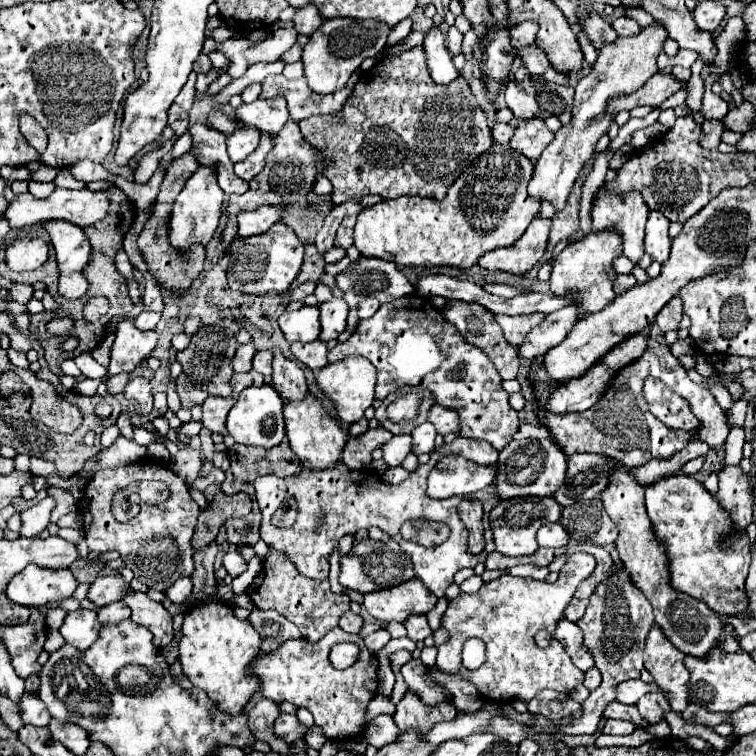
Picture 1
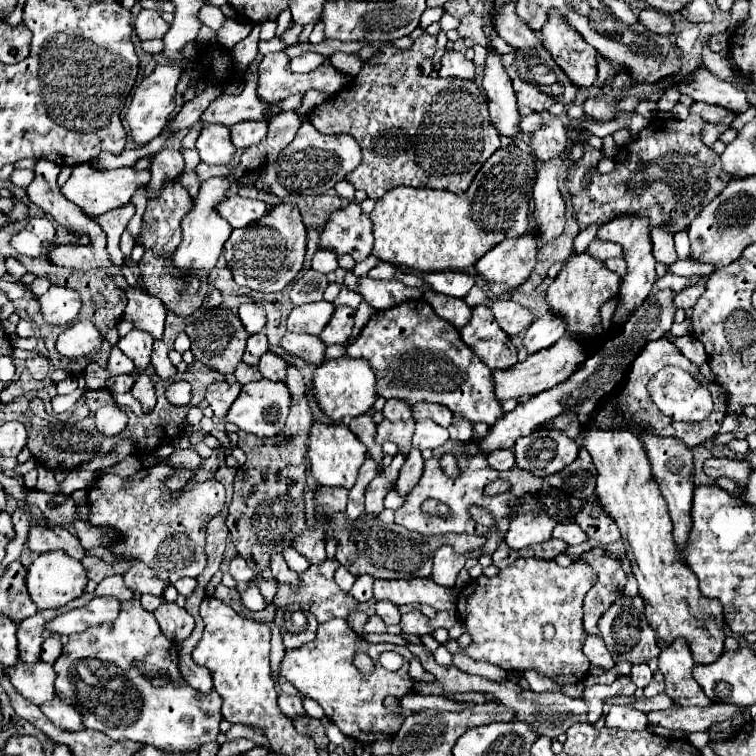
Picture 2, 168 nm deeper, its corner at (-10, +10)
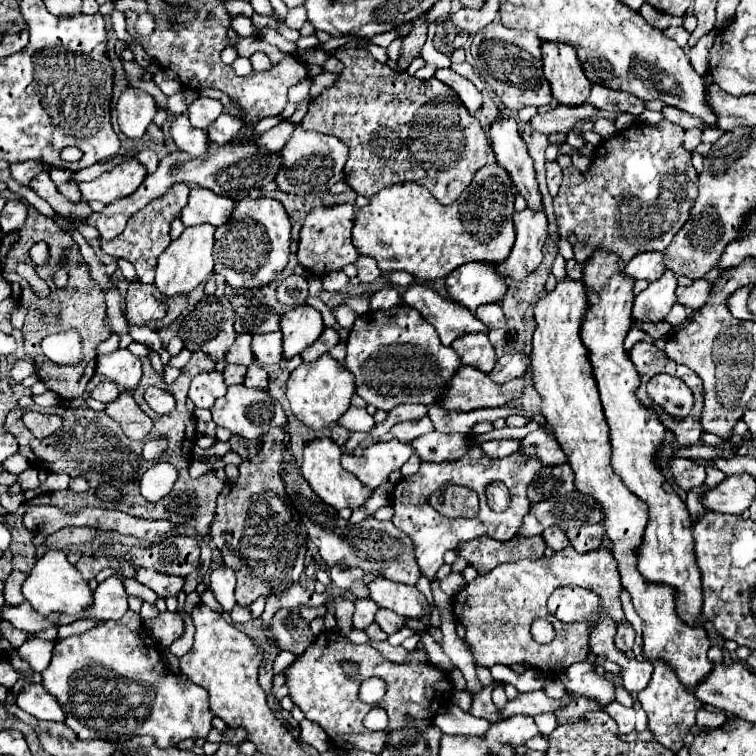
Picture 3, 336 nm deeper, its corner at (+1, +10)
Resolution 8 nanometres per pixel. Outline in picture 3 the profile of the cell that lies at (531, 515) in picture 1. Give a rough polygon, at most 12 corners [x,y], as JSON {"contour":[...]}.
{"contour":[[578,491],[536,503],[522,537],[602,523],[604,511]]}

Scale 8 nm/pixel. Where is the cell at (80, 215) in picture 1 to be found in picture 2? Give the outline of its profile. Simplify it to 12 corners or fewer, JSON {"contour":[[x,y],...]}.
{"contour":[[75,165],[61,193],[89,217],[129,203],[149,171]]}

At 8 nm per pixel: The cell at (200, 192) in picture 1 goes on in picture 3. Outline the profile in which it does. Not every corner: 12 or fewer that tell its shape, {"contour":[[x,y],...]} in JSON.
{"contour":[[212,225],[186,227],[158,257],[158,291],[188,295],[214,269]]}

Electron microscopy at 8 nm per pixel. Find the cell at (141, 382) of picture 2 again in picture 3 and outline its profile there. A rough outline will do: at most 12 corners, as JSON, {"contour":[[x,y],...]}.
{"contour":[[122,393],[104,411],[124,435],[144,439],[152,419]]}

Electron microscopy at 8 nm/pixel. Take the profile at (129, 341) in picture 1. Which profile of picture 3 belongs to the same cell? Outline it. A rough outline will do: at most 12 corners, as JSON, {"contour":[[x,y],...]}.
{"contour":[[130,349],[98,357],[96,373],[134,393],[140,357]]}

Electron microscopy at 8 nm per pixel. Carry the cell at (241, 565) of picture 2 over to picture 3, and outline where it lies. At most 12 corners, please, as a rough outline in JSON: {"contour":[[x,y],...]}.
{"contour":[[224,565],[210,575],[210,589],[224,611],[232,611],[234,579]]}

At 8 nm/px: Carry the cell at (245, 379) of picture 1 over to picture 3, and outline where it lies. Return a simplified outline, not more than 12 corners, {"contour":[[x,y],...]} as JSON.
{"contour":[[224,367],[226,385],[240,385],[246,377],[246,367]]}

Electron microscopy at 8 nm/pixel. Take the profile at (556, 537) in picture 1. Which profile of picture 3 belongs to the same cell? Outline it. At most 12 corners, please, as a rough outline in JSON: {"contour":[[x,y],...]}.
{"contour":[[548,527],[542,533],[546,545],[562,551],[570,545],[560,527]]}

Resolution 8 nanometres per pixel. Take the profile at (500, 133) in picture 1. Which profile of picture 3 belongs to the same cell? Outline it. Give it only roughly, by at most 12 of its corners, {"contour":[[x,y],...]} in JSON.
{"contour":[[590,103],[560,105],[530,123],[536,131],[570,133],[578,121],[592,121]]}

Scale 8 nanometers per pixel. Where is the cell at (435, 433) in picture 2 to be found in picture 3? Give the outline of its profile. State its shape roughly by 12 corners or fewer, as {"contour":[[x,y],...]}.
{"contour":[[394,439],[360,455],[342,453],[342,467],[368,489],[386,483],[412,447]]}

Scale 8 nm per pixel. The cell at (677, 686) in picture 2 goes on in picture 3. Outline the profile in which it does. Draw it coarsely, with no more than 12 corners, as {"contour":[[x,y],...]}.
{"contour":[[664,661],[638,693],[648,731],[678,753],[702,701]]}

